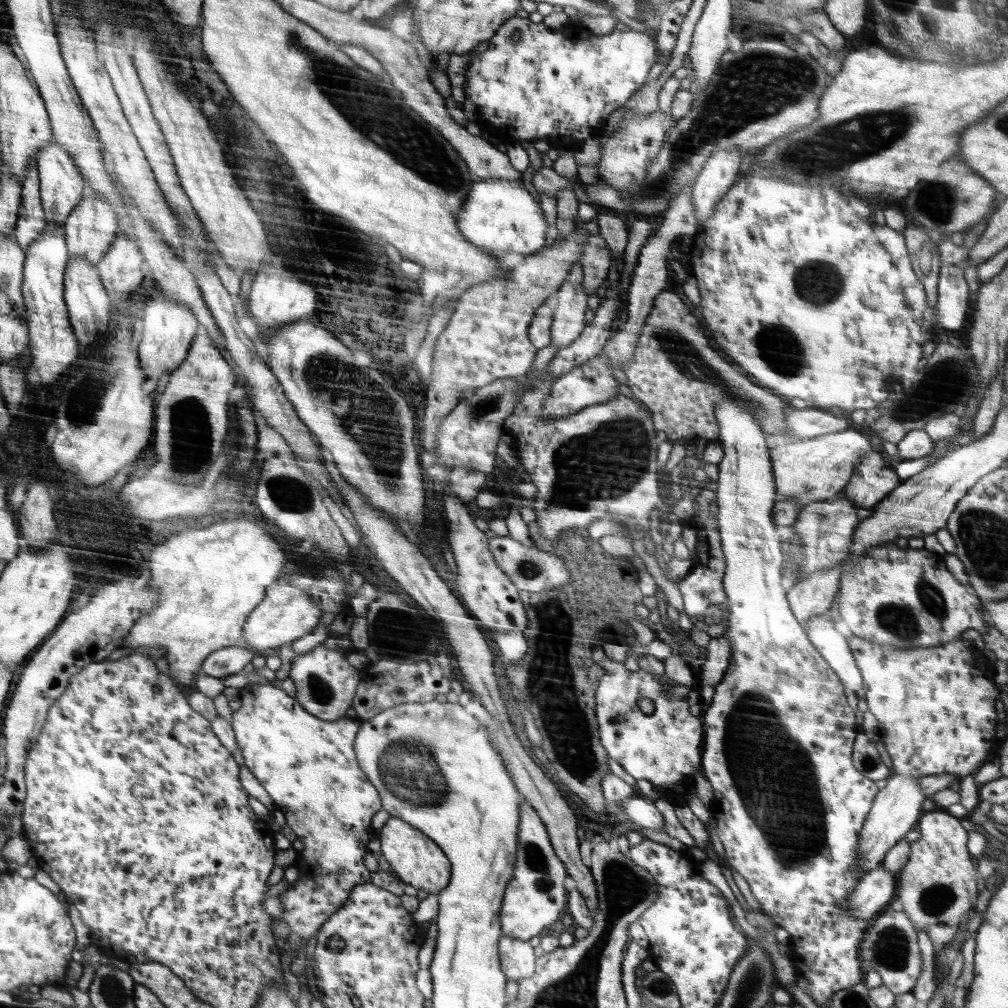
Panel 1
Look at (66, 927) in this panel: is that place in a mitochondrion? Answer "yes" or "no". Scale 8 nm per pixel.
no

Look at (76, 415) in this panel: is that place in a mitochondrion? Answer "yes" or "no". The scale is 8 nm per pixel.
no

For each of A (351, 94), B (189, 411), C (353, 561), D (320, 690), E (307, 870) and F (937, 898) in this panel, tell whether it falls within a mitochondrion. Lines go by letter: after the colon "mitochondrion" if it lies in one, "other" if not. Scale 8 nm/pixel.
A: mitochondrion
B: mitochondrion
C: other
D: mitochondrion
E: other
F: mitochondrion

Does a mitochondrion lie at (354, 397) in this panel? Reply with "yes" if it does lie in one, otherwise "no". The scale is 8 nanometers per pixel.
yes

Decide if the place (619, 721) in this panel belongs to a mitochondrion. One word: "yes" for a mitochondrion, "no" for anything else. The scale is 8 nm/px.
yes

